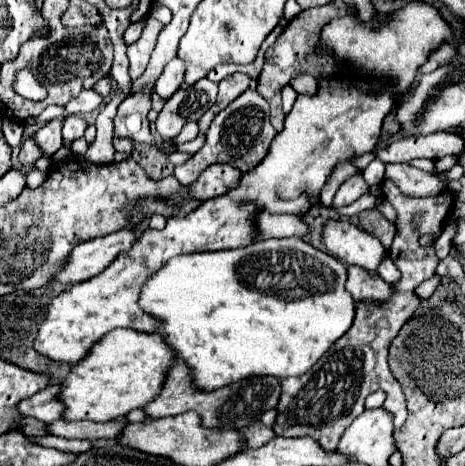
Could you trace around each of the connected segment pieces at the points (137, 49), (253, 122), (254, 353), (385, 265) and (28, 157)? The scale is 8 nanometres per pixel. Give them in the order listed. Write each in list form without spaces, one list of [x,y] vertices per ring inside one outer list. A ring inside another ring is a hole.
[[[150,18],[146,22],[146,28],[140,36],[138,42],[130,44],[128,46],[128,58],[130,58],[130,78],[136,80],[148,66],[148,60],[150,60],[150,54],[156,46],[156,40],[158,40],[158,34],[160,30],[164,28],[162,22],[158,22],[156,18]]]
[[[248,88],[234,102],[230,102],[220,114],[214,116],[210,130],[222,130],[220,136],[208,136],[206,140],[206,168],[214,162],[226,162],[236,166],[240,172],[248,172],[260,164],[268,152],[270,140],[276,136],[276,130],[270,124],[270,106],[256,88]]]
[[[300,238],[260,240],[248,248],[172,258],[142,286],[140,306],[144,312],[162,320],[166,342],[176,350],[178,358],[186,360],[192,368],[196,386],[202,390],[218,390],[250,376],[270,374],[276,378],[290,378],[306,374],[354,322],[356,302],[352,294],[346,292],[346,280],[346,264]],[[318,268],[326,268],[330,280],[334,280],[326,292],[318,292],[318,278],[314,278]]]
[[[384,256],[384,258],[382,258],[382,264],[378,266],[378,274],[380,274],[388,284],[392,284],[392,282],[396,282],[396,280],[400,278],[400,272],[396,270],[394,260],[392,260],[390,256]]]
[[[28,138],[22,148],[20,148],[20,154],[18,154],[18,166],[20,168],[34,168],[36,160],[40,158],[40,150],[36,148],[36,144]]]

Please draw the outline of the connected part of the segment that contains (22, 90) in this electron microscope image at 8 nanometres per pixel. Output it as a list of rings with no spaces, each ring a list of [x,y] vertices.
[[[22,70],[16,74],[16,82],[14,82],[14,90],[28,98],[28,100],[44,100],[46,98],[46,90],[44,86],[34,78],[34,74],[30,70]]]

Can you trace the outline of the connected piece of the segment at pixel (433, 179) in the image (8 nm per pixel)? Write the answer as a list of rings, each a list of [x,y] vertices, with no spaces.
[[[386,164],[386,178],[390,178],[400,192],[410,198],[438,196],[444,190],[444,184],[436,174],[422,172],[410,164]]]

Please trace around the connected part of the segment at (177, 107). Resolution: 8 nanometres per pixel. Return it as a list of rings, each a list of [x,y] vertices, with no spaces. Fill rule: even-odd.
[[[202,78],[192,86],[182,86],[170,100],[166,100],[156,120],[156,128],[162,138],[174,138],[186,122],[200,120],[200,116],[212,108],[216,92],[218,84],[208,78]]]

